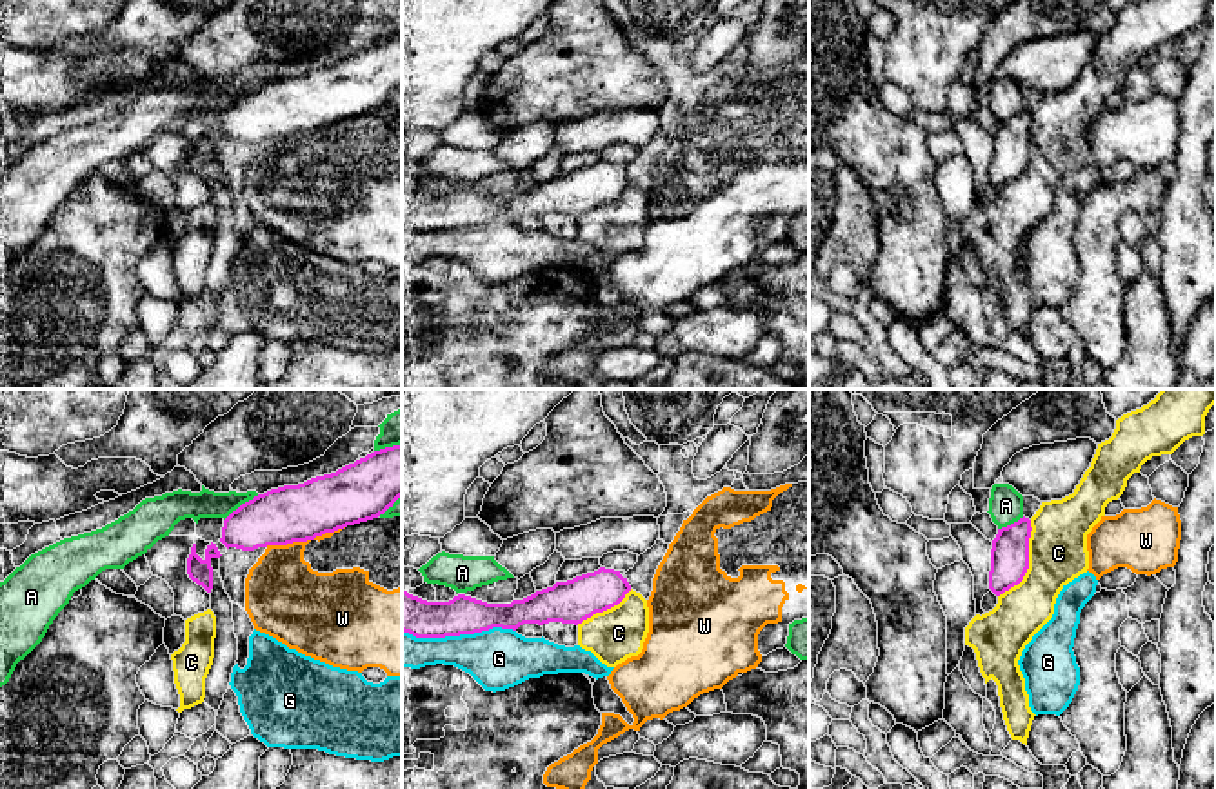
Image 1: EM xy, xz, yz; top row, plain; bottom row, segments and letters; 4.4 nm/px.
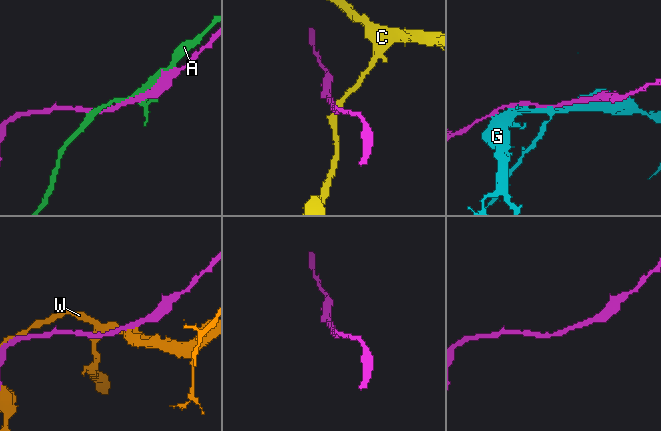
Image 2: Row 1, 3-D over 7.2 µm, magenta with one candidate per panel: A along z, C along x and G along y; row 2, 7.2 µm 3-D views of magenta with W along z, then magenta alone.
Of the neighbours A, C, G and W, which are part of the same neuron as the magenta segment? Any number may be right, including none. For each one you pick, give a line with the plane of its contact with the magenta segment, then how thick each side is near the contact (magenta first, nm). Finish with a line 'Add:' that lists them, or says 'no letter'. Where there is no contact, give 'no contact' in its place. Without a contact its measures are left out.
Add: no letter

